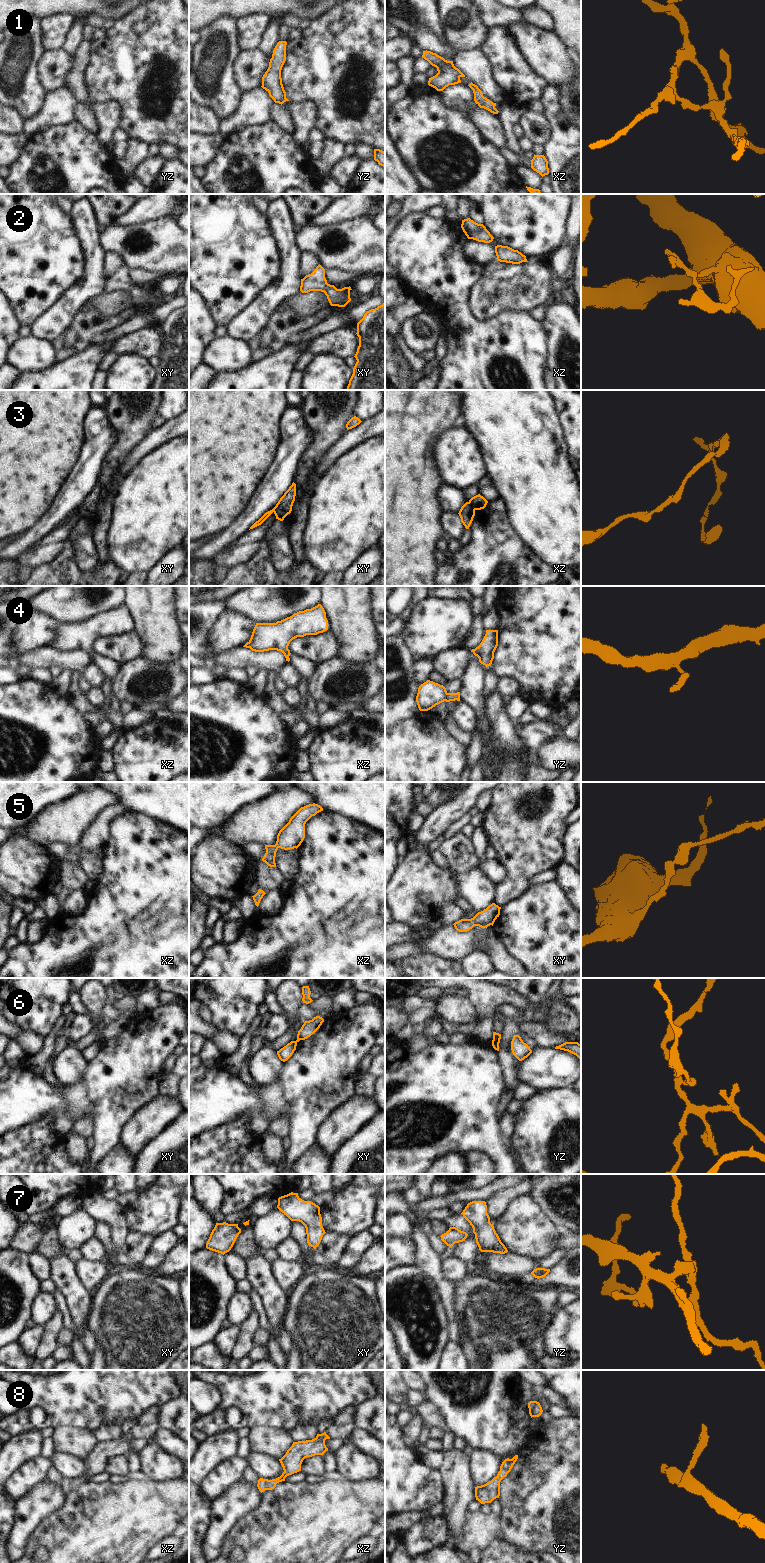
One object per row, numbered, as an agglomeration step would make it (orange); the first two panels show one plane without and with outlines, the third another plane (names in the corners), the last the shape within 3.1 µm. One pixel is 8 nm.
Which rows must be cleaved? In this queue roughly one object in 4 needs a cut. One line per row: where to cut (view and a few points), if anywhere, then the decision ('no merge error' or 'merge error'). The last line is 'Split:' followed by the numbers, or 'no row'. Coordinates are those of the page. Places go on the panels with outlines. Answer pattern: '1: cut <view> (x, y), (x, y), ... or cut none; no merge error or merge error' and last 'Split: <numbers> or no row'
1: cut none; no merge error
2: cut none; no merge error
3: cut xz (468, 502), (475, 509); merge error
4: cut none; no merge error
5: cut none; no merge error
6: cut xy (294, 1041), (296, 1043); merge error
7: cut none; no merge error
8: cut none; no merge error
Split: 3, 6

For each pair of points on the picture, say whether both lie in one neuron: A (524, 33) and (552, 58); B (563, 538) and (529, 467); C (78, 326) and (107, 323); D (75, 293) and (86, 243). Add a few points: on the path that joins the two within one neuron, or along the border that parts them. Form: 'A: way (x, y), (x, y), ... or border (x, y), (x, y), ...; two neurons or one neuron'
A: way (531, 39), (545, 51); one neuron
B: way (556, 520), (547, 510), (538, 485); one neuron
C: way (85, 328), (90, 324), (100, 323); one neuron
D: way (88, 282), (90, 280), (90, 256); one neuron

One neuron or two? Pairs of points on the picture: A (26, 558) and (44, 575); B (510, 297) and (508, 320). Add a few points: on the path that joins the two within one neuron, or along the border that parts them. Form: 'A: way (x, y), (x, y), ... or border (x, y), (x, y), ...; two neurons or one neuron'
A: border (56, 556), (49, 562), (36, 566), (33, 569); two neurons
B: border (529, 310), (504, 308), (488, 319); two neurons

